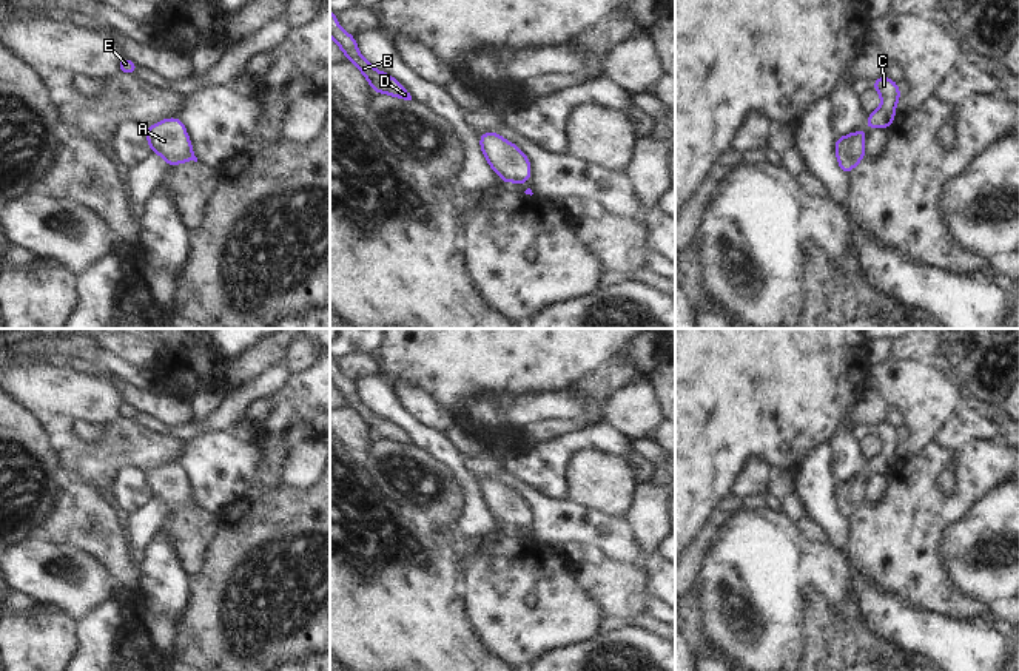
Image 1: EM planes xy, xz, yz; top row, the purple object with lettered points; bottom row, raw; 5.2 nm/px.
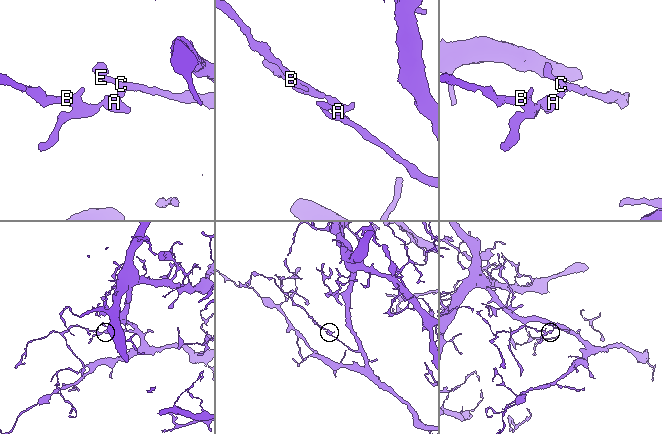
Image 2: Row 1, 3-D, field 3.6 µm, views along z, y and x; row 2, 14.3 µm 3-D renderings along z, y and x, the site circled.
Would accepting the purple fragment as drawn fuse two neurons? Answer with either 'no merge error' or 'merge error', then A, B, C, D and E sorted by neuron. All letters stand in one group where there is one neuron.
no merge error; A B C D E

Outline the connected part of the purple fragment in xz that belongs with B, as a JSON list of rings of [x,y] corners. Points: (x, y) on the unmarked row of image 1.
[[[330,355],[330,381],[336,390],[345,398],[345,403],[358,412],[365,421],[375,438],[390,440],[404,446],[412,446],[410,438],[399,430],[392,421],[375,415],[359,398],[355,381],[347,379],[341,375],[335,358]]]

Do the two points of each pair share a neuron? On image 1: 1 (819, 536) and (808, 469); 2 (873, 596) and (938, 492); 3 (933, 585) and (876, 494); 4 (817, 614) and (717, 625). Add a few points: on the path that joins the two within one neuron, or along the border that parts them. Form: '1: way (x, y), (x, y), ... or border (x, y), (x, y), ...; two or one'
1: border (805, 514), (827, 532), (830, 542); two
2: border (851, 568), (910, 606); two
3: border (887, 475), (885, 494), (876, 503), (867, 505); two
4: border (805, 591), (800, 651); two

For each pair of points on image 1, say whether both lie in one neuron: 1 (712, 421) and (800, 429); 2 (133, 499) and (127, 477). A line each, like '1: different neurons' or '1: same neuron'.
1: same neuron
2: same neuron

